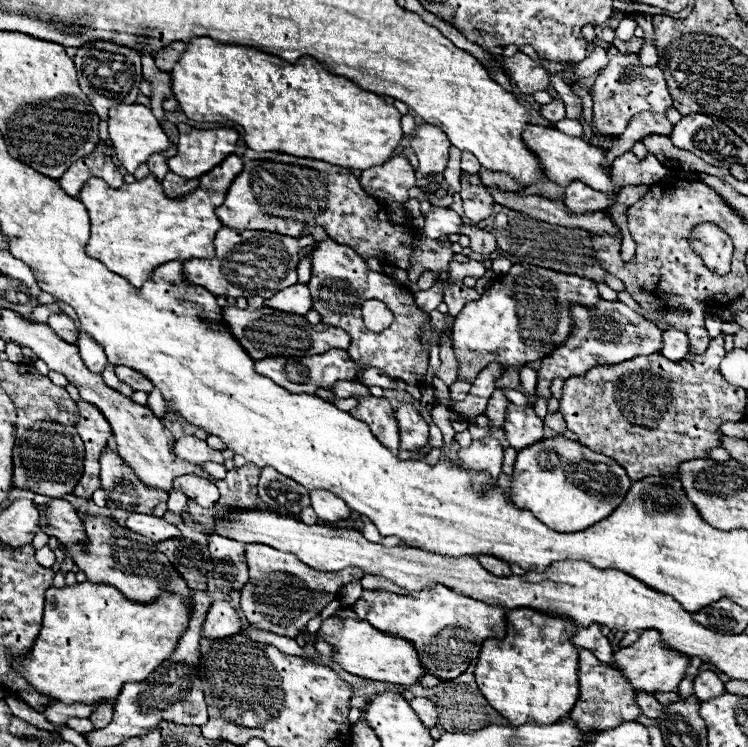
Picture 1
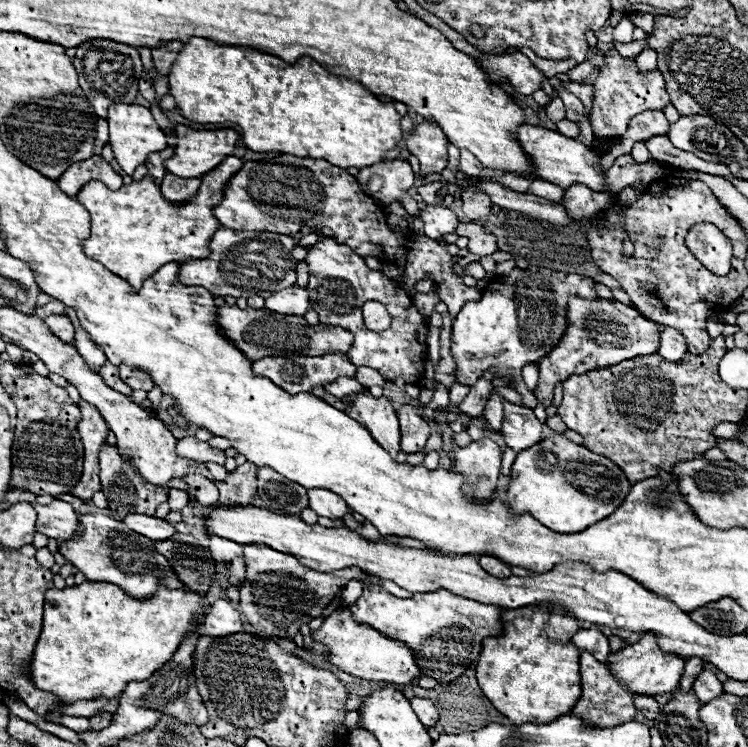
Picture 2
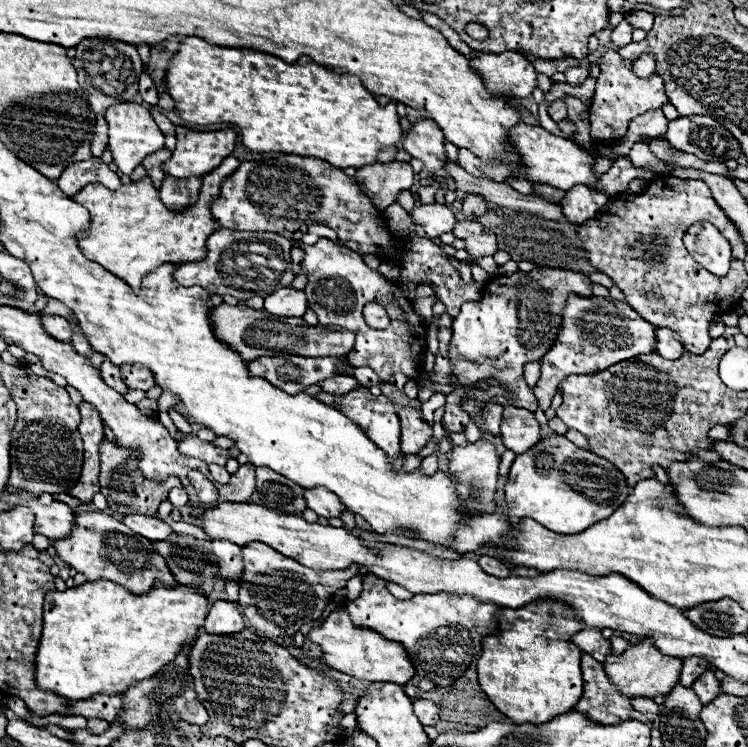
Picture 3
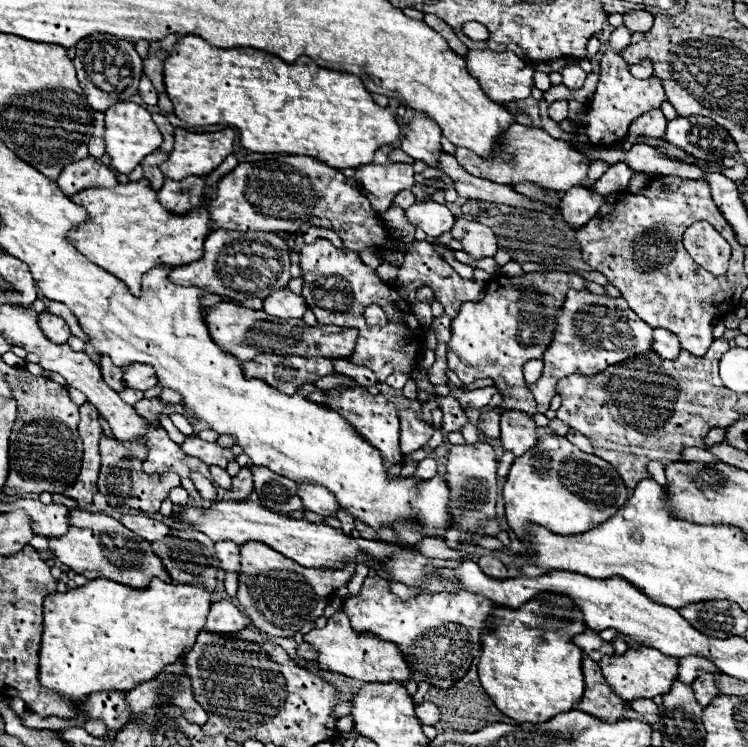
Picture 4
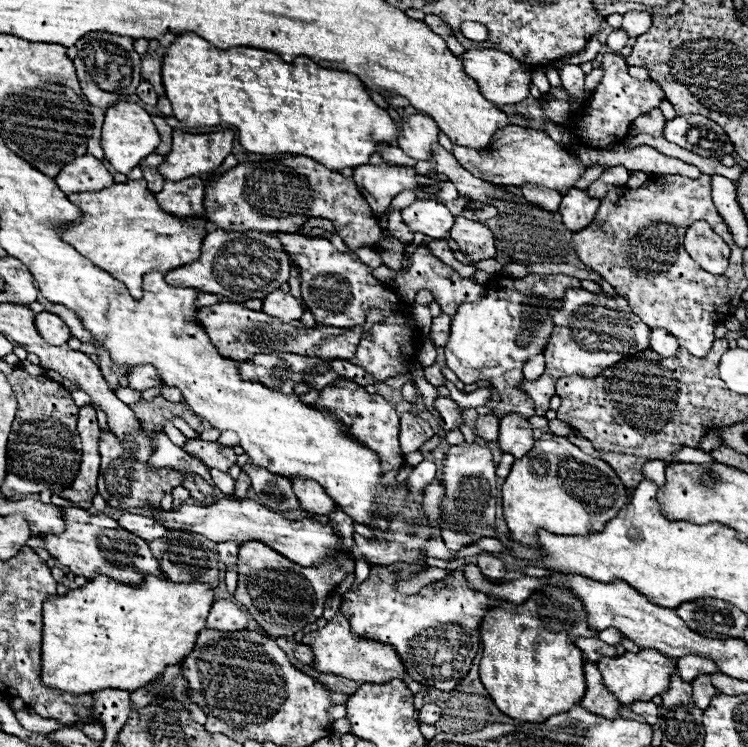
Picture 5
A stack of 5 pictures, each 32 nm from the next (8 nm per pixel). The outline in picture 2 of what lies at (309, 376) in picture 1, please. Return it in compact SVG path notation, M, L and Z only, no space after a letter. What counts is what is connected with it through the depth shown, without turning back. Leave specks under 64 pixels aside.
M326 354L326 356L290 356L290 358L278 358L268 356L252 362L252 372L264 378L270 378L276 386L290 394L310 392L314 386L324 386L326 382L336 380L338 376L352 378L356 374L356 366L348 362L346 354Z

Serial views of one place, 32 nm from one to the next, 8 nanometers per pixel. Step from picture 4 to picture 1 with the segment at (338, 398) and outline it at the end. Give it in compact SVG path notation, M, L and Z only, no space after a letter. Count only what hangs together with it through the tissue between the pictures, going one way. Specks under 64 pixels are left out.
M358 398L358 404L350 410L350 414L362 422L368 424L372 434L394 454L398 454L400 434L398 434L398 422L394 416L394 410L386 398Z

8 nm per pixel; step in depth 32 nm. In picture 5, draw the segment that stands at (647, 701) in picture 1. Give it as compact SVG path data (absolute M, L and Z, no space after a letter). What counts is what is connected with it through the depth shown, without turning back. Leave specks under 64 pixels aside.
M634 702L632 706L630 706L630 710L632 712L636 712L636 714L640 714L644 720L646 720L646 724L650 724L650 726L654 726L656 722L658 722L658 708L656 708L656 704L654 702Z

